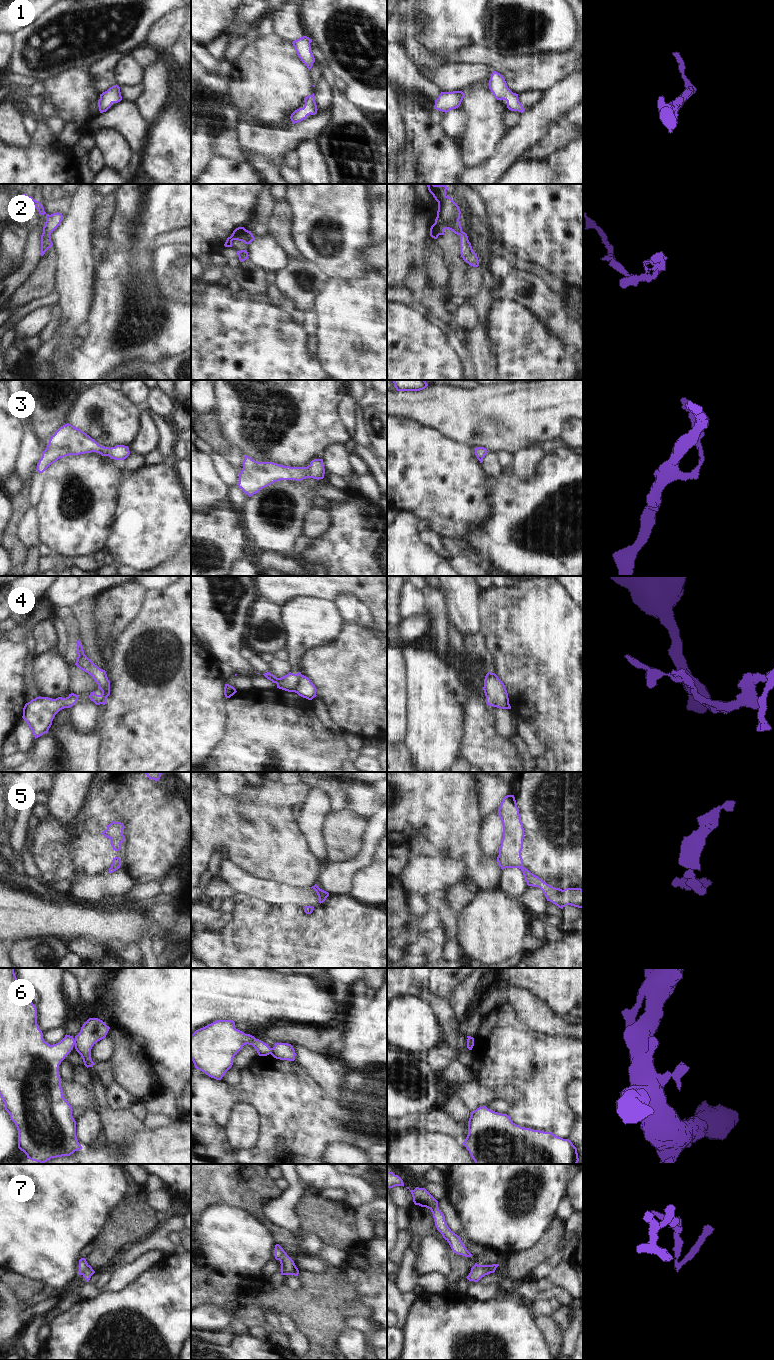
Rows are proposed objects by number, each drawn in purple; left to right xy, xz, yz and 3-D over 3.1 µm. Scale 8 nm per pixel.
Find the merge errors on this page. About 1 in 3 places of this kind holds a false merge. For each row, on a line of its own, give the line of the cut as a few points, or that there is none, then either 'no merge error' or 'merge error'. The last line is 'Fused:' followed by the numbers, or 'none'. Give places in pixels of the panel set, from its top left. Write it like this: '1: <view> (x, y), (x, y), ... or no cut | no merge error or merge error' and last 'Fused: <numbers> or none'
1: no cut | no merge error
2: no cut | no merge error
3: no cut | no merge error
4: xz (301, 674), (293, 691) | merge error
5: no cut | no merge error
6: xz (270, 1048), (271, 1053) | merge error
7: xy (88, 1265), (82, 1274) | merge error
Fused: 4, 6, 7

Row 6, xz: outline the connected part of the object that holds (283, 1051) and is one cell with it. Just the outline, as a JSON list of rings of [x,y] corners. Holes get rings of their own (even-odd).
[[[275,1043],[275,1046],[271,1048],[271,1055],[280,1060],[295,1060],[295,1050],[291,1044],[288,1043]]]

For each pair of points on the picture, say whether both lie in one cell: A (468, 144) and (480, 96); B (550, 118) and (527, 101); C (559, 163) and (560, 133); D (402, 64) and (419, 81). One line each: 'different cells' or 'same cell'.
A: same cell
B: different cells
C: different cells
D: same cell

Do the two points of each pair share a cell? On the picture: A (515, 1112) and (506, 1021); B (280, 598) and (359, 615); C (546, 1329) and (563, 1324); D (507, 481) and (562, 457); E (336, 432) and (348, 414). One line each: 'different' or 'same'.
A: same
B: different
C: different
D: same
E: different

